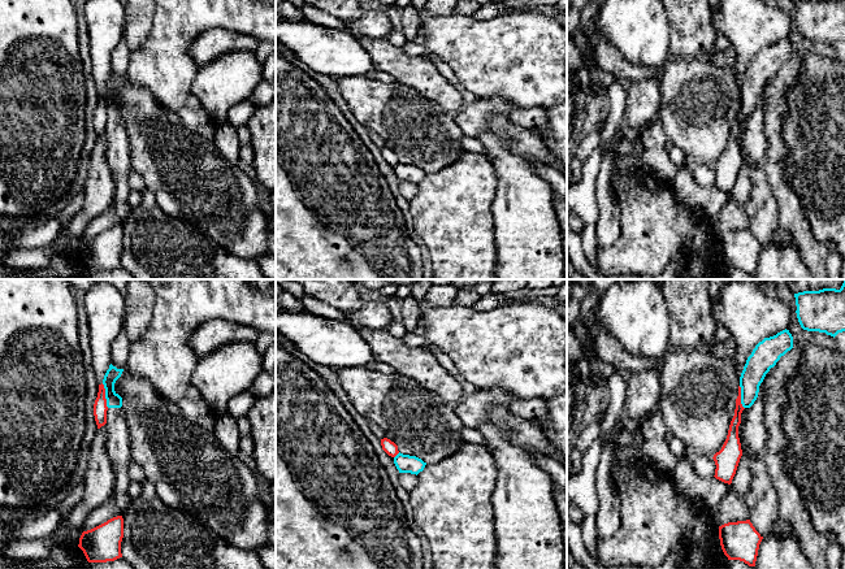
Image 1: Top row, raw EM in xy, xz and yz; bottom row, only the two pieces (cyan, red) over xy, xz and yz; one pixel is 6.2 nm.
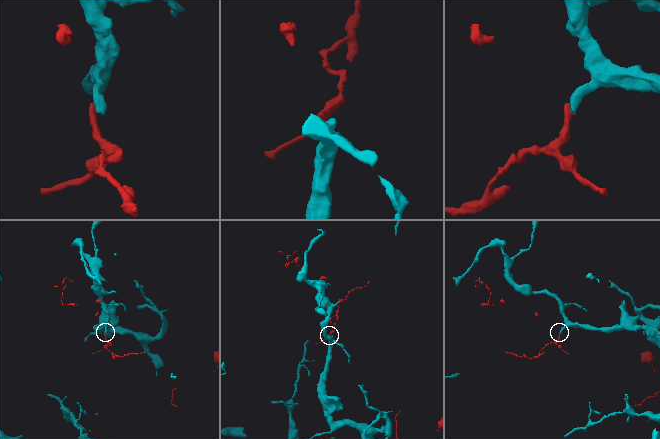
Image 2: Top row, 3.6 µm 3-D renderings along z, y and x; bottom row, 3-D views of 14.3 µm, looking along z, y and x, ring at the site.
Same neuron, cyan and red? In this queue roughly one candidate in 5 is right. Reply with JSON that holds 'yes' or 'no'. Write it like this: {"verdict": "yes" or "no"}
{"verdict": "no"}

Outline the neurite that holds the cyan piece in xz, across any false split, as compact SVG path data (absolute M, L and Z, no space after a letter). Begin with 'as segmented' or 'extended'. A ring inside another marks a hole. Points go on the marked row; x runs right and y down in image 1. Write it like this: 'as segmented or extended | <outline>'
as segmented | M400 452L394 457L394 464L399 473L411 473L416 475L422 472L426 465L426 462L424 462L421 459L403 455Z

